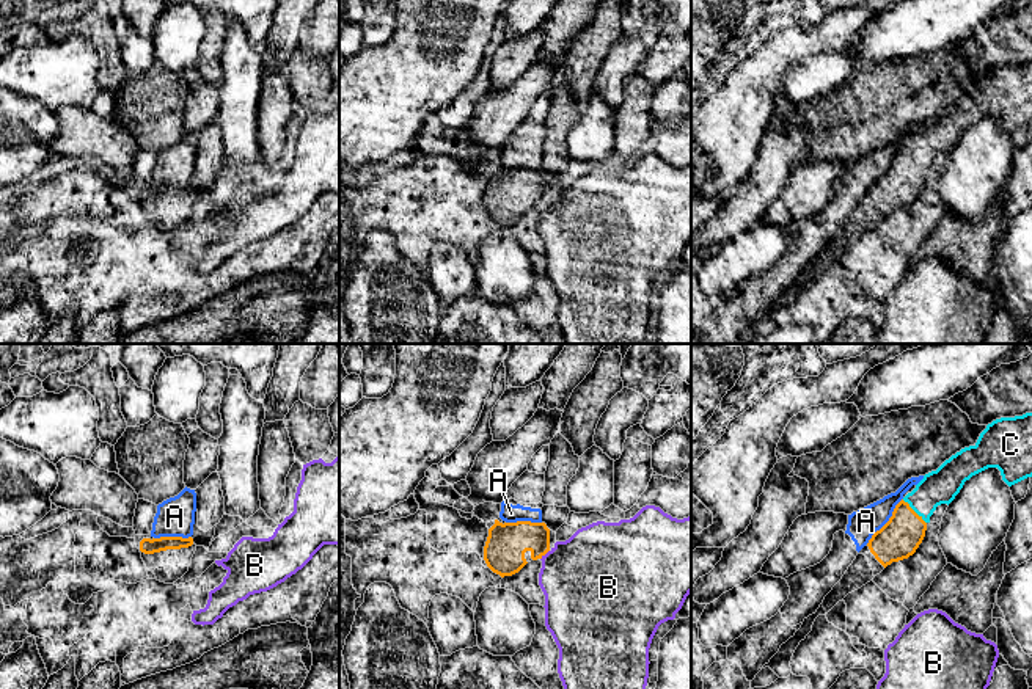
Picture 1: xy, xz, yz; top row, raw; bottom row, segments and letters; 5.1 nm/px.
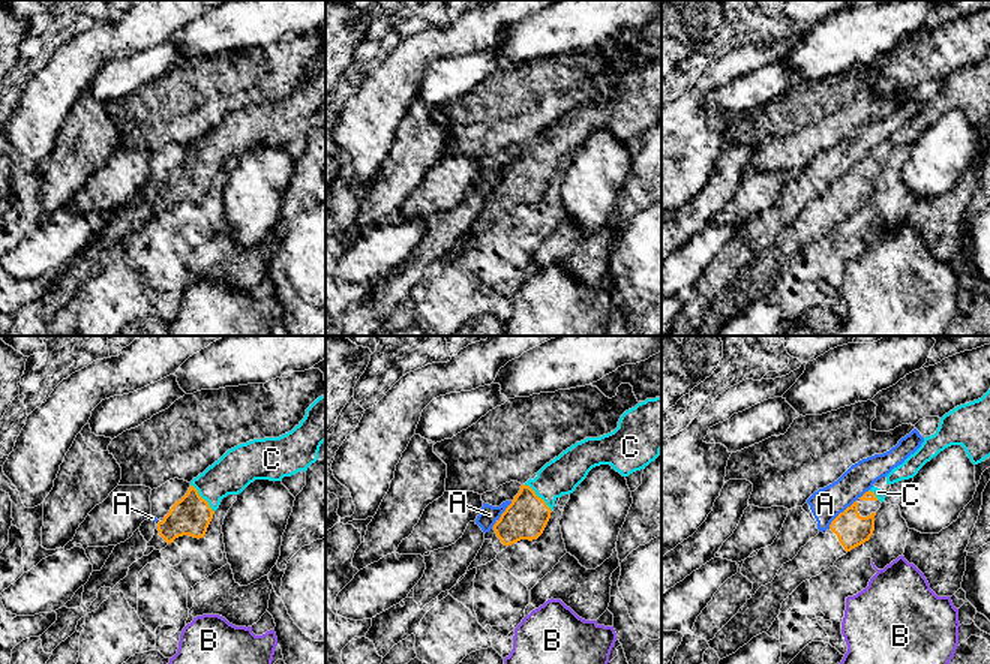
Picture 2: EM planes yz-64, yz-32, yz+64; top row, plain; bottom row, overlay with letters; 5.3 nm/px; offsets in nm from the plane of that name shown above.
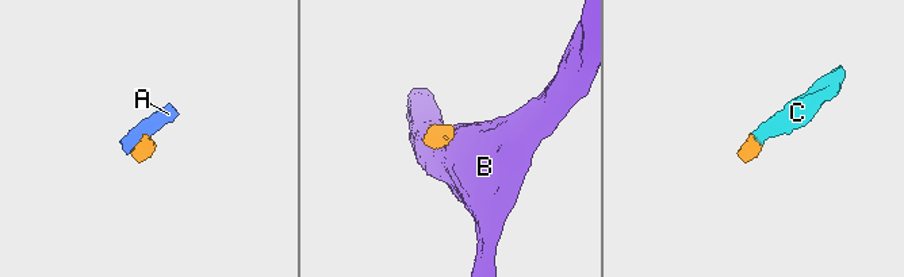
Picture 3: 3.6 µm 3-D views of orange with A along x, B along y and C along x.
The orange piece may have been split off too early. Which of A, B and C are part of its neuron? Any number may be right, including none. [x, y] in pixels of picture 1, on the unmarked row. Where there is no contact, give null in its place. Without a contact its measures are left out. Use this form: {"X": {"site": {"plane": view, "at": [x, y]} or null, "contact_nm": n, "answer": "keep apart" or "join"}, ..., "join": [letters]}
{"A": {"site": {"plane": "yz", "at": [888, 170]}, "contact_nm": 300, "answer": "keep apart"}, "B": {"site": {"plane": "xz", "at": [545, 201]}, "contact_nm": 70, "answer": "keep apart"}, "C": {"site": {"plane": "yz", "at": [913, 159]}, "contact_nm": 180, "answer": "join"}, "join": ["C"]}

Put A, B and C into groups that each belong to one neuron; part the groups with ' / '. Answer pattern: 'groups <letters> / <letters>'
groups A / B / C

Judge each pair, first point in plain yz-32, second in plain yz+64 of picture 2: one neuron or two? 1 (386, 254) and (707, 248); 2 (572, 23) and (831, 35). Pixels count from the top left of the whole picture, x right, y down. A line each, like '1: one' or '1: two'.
1: one
2: one

